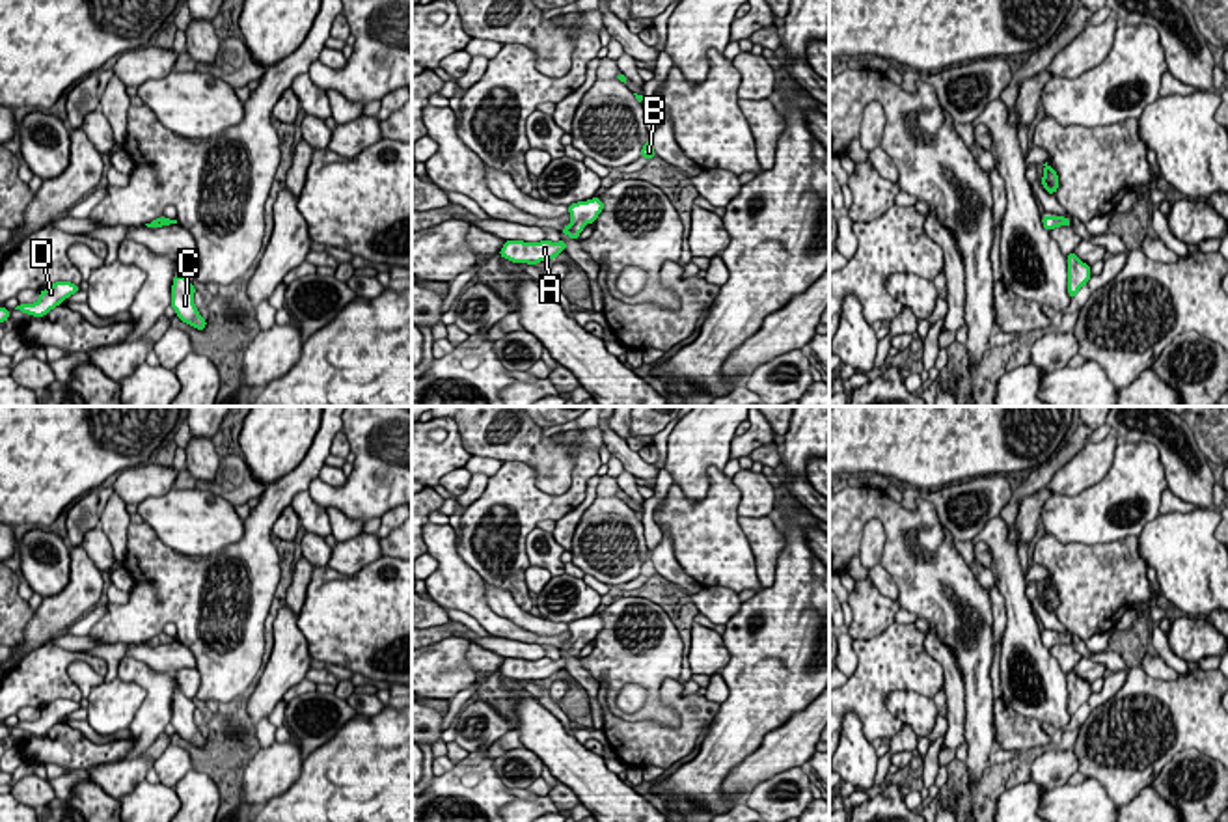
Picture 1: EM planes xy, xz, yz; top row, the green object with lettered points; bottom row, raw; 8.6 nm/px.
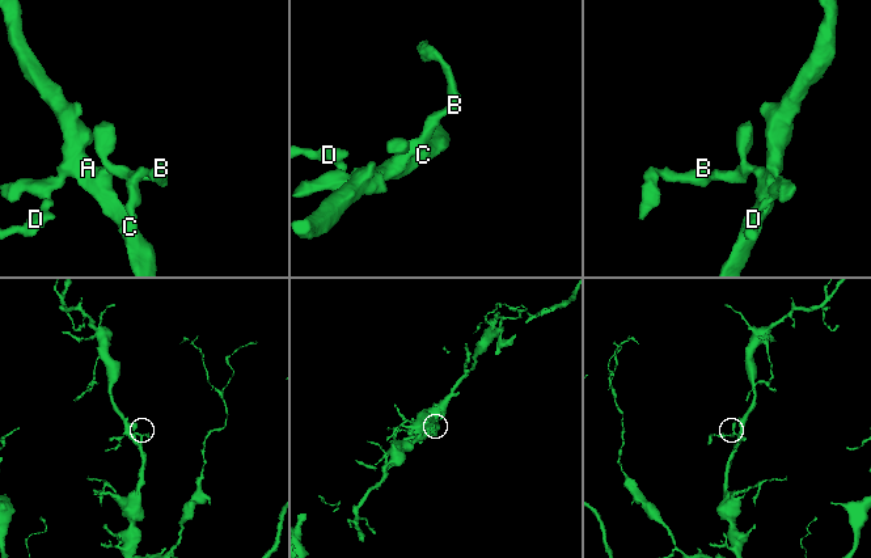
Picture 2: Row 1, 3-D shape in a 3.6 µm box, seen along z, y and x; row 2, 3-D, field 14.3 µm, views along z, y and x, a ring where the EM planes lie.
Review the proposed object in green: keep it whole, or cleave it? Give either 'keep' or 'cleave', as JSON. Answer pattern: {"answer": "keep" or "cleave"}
{"answer": "keep"}

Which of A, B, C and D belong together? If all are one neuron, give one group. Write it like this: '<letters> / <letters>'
A B C D

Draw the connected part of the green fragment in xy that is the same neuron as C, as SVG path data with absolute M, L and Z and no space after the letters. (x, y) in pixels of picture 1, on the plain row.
M175 692L171 703L171 725L175 733L192 746L205 747L207 738L199 733L194 721L196 705L184 693Z

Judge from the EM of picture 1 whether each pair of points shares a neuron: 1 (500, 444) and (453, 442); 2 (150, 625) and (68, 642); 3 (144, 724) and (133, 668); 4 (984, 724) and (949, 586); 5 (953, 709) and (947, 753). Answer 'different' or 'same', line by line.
1: different
2: different
3: same
4: same
5: same

